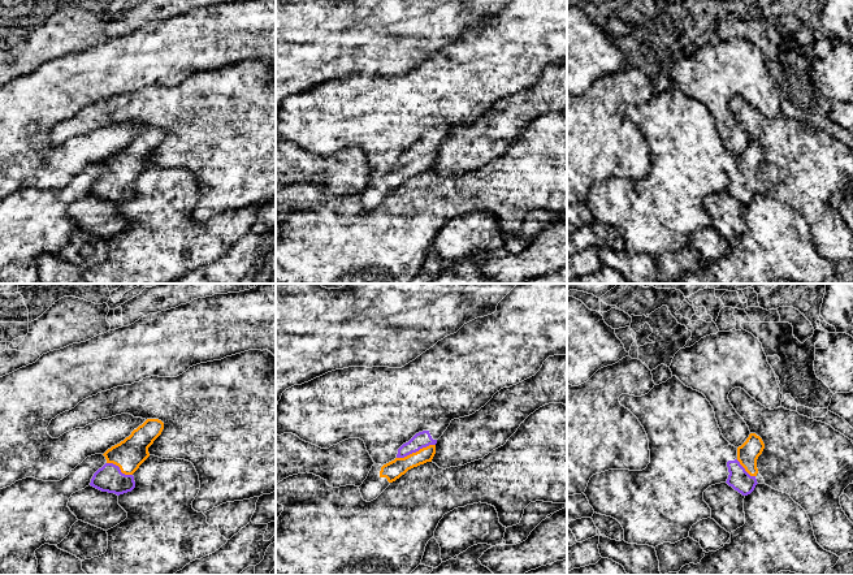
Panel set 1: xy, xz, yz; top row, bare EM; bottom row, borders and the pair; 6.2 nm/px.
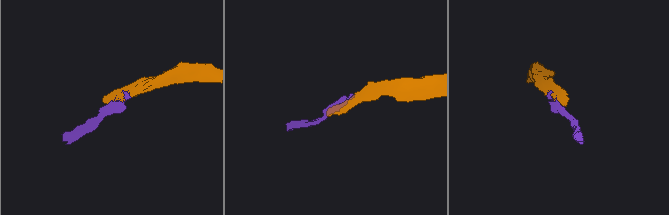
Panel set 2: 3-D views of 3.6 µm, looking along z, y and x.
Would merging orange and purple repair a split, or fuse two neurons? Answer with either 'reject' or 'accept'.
accept

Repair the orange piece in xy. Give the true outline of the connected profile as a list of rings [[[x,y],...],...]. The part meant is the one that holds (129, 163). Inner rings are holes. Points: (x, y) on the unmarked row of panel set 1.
[[[147,127],[120,152],[108,157],[103,164],[107,172],[99,177],[90,194],[117,204],[135,196],[133,182],[150,165],[148,156],[161,143],[164,131],[159,127]]]

